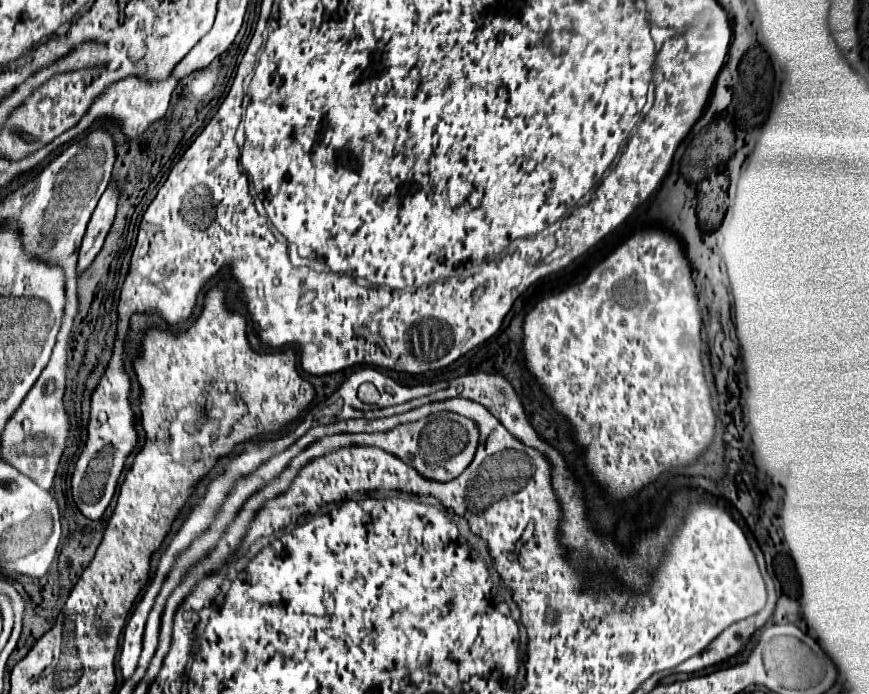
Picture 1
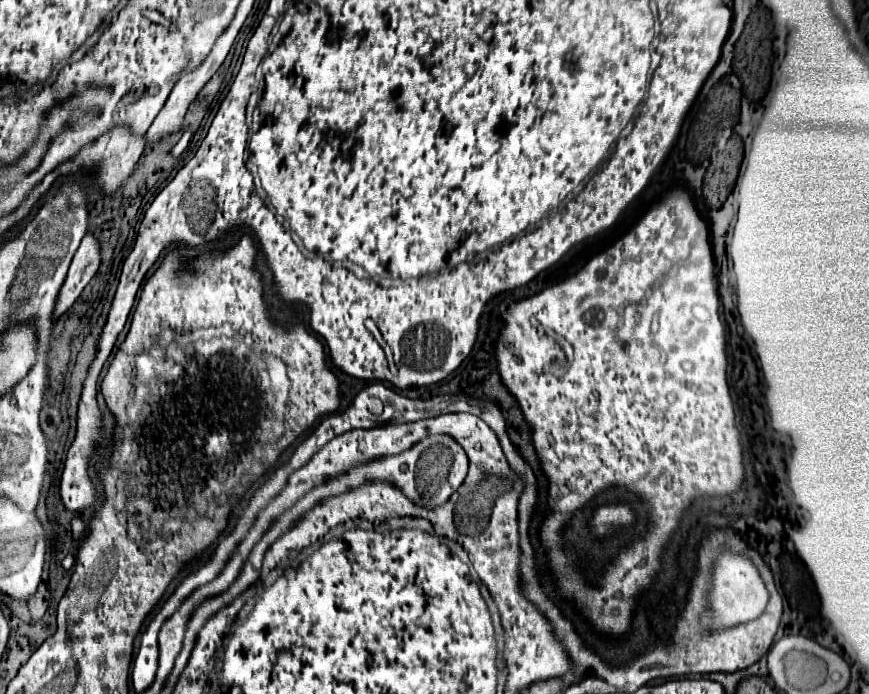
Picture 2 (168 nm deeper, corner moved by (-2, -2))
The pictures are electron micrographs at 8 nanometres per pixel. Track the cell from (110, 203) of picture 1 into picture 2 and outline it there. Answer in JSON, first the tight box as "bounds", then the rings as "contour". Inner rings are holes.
{"bounds":[52,233,100,323],"contour":[[[88,233],[72,259],[68,277],[60,289],[60,299],[56,299],[56,313],[52,313],[54,323],[58,321],[60,315],[64,315],[74,305],[74,301],[80,297],[82,289],[96,275],[98,265],[100,265],[100,245],[98,245],[98,239]]]}

